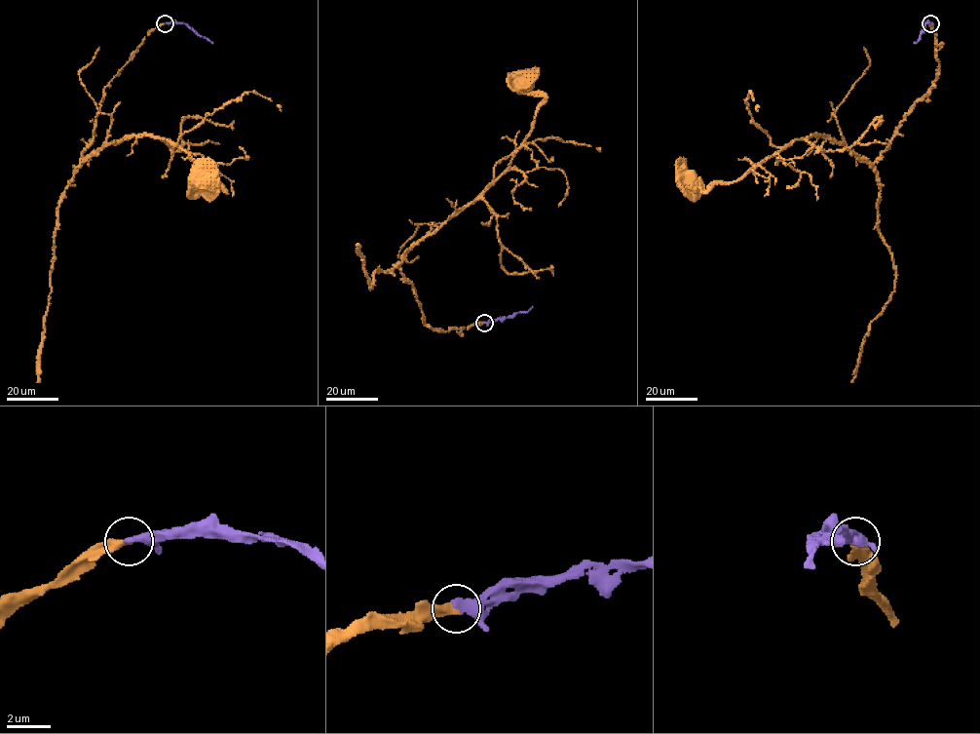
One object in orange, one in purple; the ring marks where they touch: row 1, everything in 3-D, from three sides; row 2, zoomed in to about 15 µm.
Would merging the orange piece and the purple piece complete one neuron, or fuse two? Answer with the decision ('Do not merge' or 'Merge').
Merge

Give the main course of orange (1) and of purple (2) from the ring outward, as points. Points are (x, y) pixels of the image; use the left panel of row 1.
1: (165, 23), (104, 89), (93, 141), (80, 162), (126, 137), (154, 136), (177, 144), (223, 191), (206, 181)
2: (165, 23), (186, 23), (213, 43)

